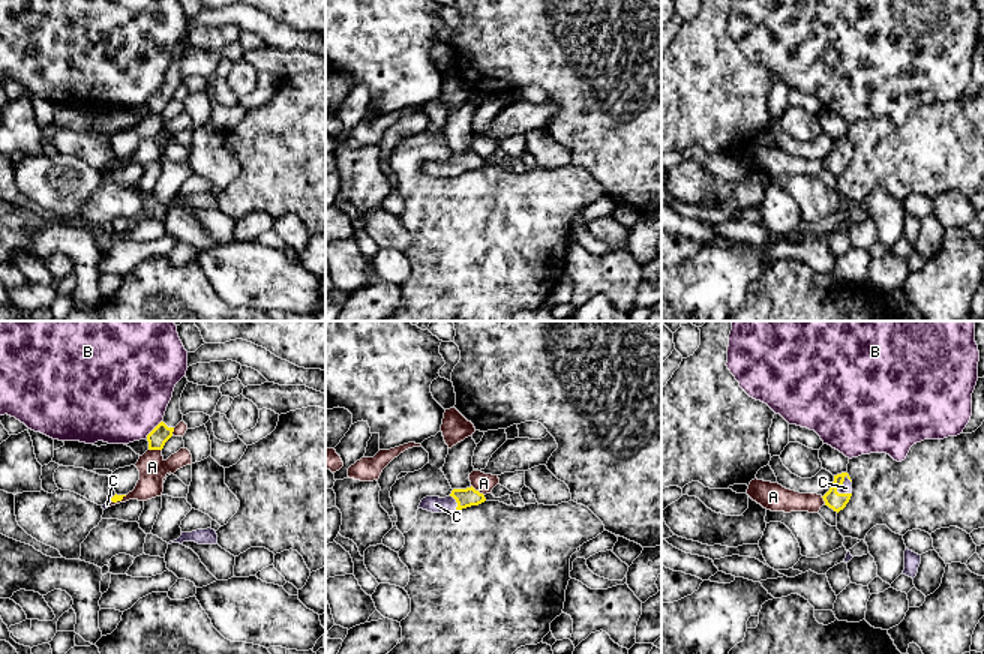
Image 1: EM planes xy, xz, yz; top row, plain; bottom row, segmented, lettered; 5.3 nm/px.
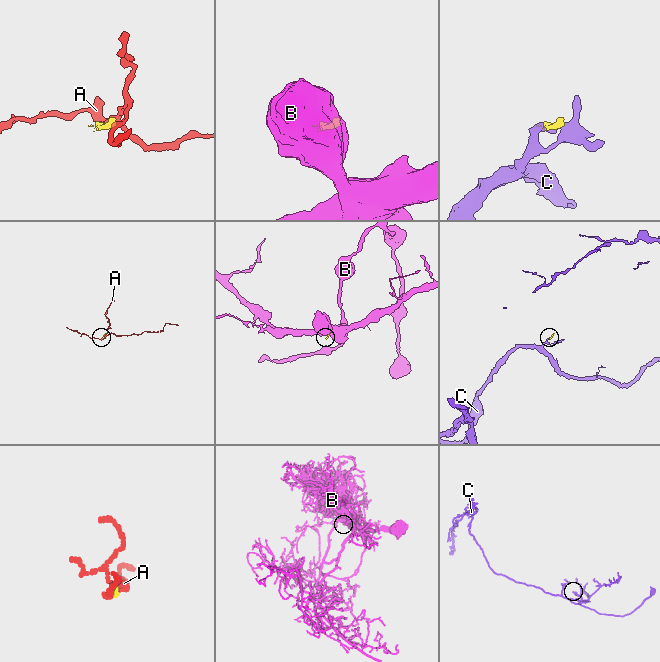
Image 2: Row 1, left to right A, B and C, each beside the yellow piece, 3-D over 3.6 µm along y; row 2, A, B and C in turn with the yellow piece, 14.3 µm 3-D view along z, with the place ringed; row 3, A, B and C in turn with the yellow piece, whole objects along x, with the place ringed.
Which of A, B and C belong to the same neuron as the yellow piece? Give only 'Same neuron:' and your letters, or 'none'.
Same neuron: C

